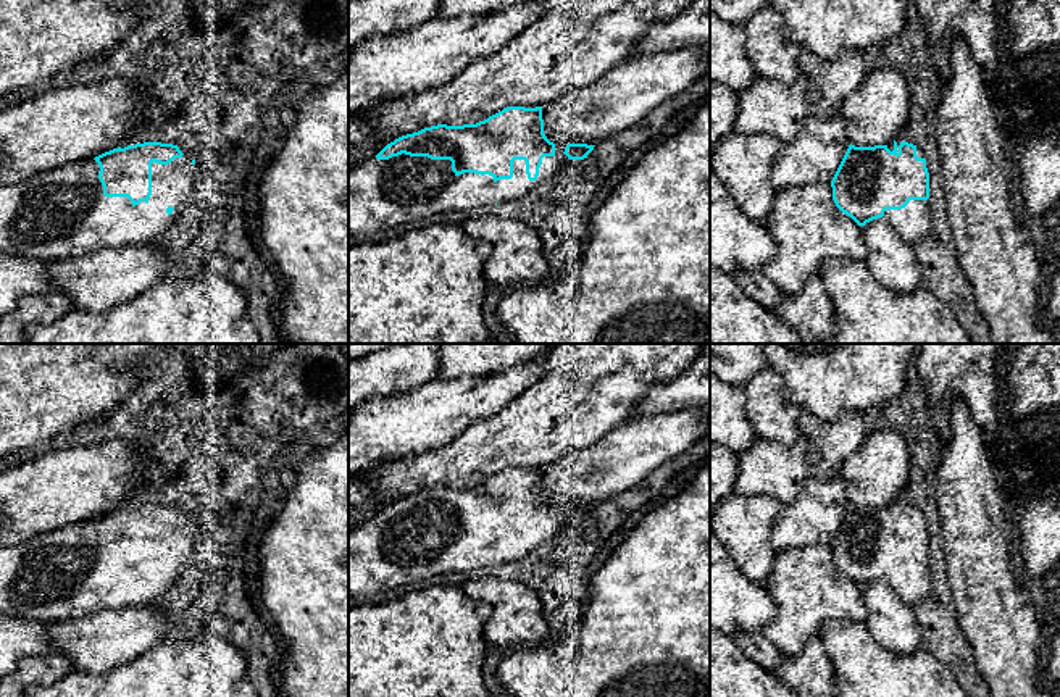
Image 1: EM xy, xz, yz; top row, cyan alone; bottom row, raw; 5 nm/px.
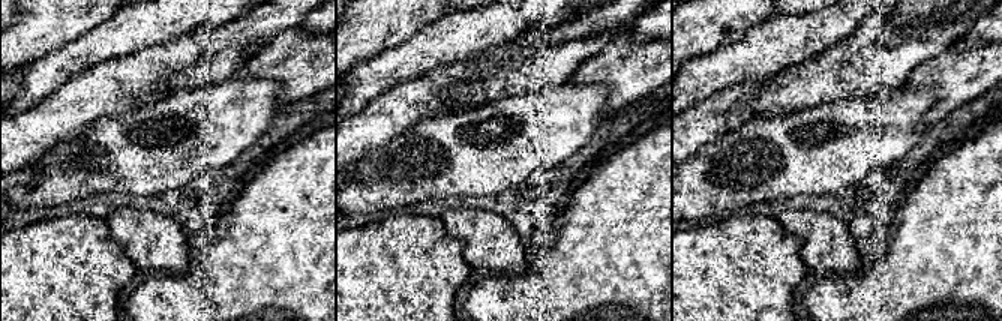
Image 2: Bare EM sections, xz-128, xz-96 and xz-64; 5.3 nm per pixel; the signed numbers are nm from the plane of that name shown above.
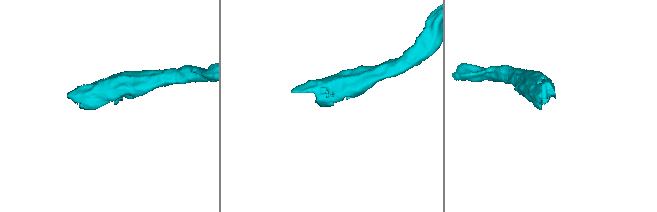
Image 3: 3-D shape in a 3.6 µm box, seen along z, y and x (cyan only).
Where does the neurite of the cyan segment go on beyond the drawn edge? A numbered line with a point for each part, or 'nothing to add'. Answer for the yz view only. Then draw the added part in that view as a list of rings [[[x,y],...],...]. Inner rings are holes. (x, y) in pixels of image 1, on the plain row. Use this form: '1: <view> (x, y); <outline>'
1: yz (912, 584); [[[910,561],[902,571],[886,571],[883,581],[912,607],[920,603],[933,589],[929,561]]]

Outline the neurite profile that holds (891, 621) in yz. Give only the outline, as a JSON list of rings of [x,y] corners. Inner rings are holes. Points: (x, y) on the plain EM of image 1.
[[[883,579],[862,587],[868,607],[866,628],[887,650],[907,655],[923,647],[923,631],[912,605]]]

